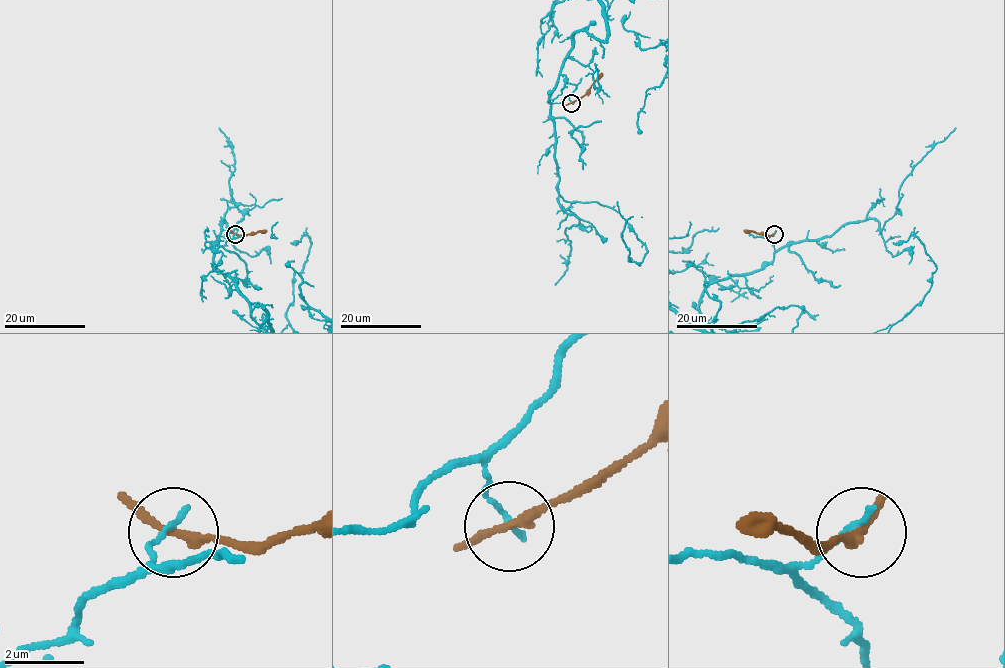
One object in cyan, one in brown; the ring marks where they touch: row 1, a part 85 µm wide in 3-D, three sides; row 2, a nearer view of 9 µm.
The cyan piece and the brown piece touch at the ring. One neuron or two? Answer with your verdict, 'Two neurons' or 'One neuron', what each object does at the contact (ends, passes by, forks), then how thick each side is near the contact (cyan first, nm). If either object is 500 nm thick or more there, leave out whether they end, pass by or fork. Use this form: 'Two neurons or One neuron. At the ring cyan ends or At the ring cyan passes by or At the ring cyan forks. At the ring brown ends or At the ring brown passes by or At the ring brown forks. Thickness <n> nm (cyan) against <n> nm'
Two neurons. At the ring cyan ends. At the ring brown passes by. Thickness 150 nm (cyan) against 220 nm

